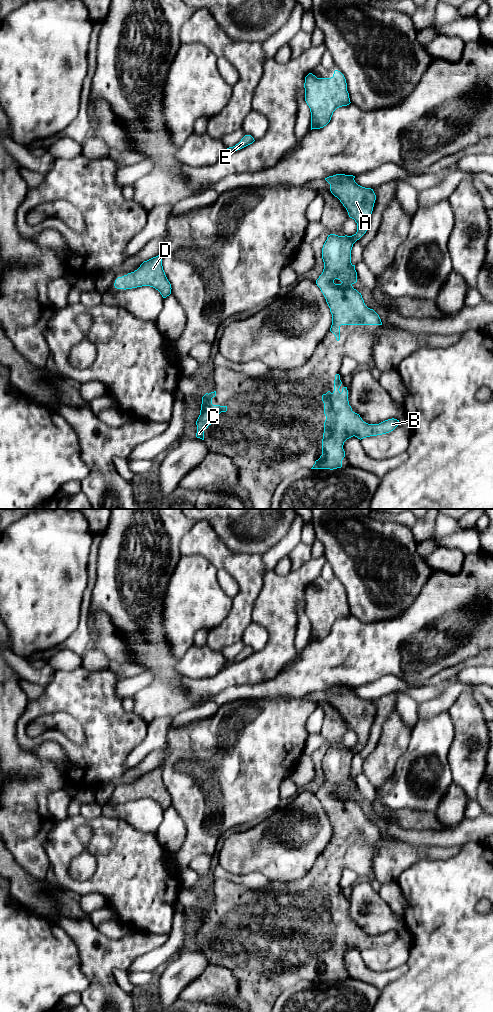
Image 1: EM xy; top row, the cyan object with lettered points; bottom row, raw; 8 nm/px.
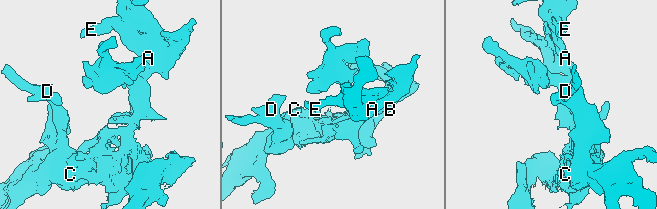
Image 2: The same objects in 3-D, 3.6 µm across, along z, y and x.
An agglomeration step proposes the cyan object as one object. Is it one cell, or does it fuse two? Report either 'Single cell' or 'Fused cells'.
Single cell

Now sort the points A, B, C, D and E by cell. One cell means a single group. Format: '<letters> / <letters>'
A B C D E

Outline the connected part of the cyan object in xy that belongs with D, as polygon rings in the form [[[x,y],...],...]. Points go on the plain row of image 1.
[[[160,767],[144,773],[134,784],[118,789],[114,798],[124,802],[150,798],[158,802],[163,810],[169,808],[172,801],[163,782]]]

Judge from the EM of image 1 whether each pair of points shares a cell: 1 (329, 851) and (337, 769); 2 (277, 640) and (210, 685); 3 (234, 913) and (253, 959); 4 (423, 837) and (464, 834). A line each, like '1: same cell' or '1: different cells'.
1: same cell
2: same cell
3: same cell
4: same cell

